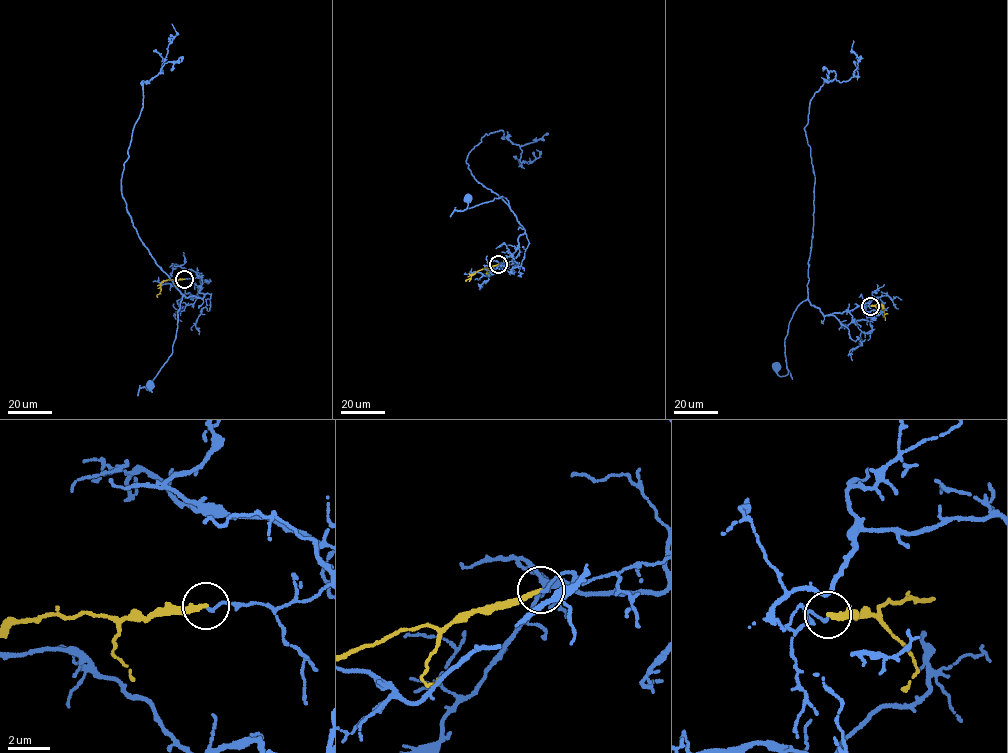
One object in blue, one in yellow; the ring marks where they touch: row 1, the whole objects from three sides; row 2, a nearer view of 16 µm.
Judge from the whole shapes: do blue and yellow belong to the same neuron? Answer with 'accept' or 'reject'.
reject

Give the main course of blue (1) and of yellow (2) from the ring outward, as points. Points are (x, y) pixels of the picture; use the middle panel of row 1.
1: (498, 264), (516, 257), (518, 237), (524, 228), (506, 198), (460, 211), (466, 208), (468, 197)
2: (498, 264), (477, 271), (465, 281)

